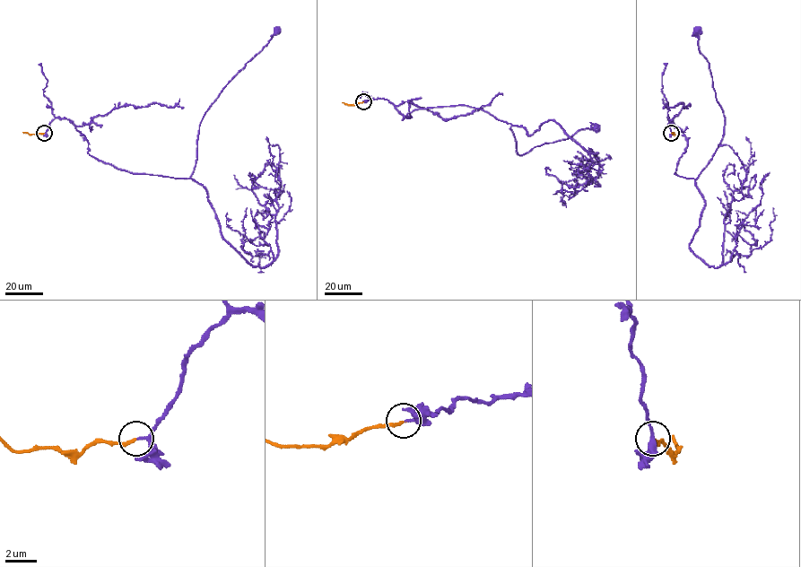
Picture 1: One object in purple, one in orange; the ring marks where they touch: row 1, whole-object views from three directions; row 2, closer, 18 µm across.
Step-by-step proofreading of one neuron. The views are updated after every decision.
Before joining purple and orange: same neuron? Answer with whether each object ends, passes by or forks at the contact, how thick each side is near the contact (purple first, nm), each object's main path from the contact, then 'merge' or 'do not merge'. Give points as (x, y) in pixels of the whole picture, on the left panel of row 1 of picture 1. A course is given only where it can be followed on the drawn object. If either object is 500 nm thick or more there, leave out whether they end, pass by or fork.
purple passes by; orange ends; calibres 170 and 200 nm; course purple (44, 133), (56, 117), (69, 119), (99, 161), (131, 172), (192, 179), (203, 117), (278, 30); course orange (44, 133), (22, 132); merge

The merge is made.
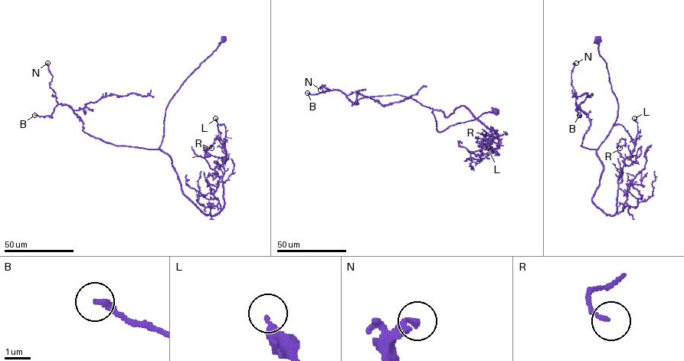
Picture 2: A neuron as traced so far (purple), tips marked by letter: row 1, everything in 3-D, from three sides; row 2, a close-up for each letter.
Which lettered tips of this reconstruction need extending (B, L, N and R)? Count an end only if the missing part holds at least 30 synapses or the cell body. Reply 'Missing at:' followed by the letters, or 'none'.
Missing at: none

